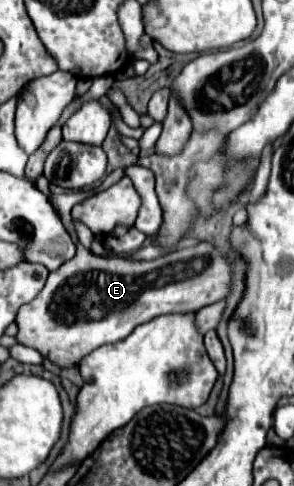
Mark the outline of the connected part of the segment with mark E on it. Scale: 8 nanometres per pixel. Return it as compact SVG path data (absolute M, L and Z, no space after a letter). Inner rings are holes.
M211 242L175 250L149 262L133 262L121 256L101 258L77 244L77 256L51 272L35 300L17 312L17 342L35 348L59 368L77 362L95 348L127 338L135 326L161 314L187 314L225 300L231 292L233 264Z

